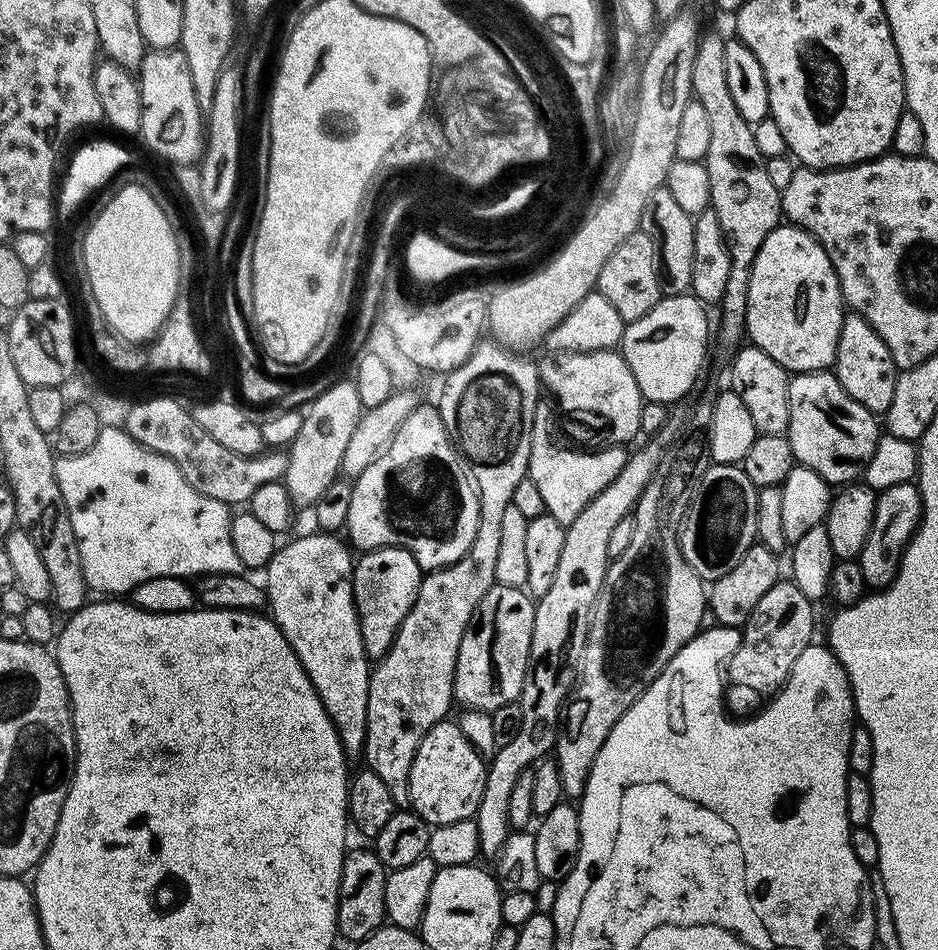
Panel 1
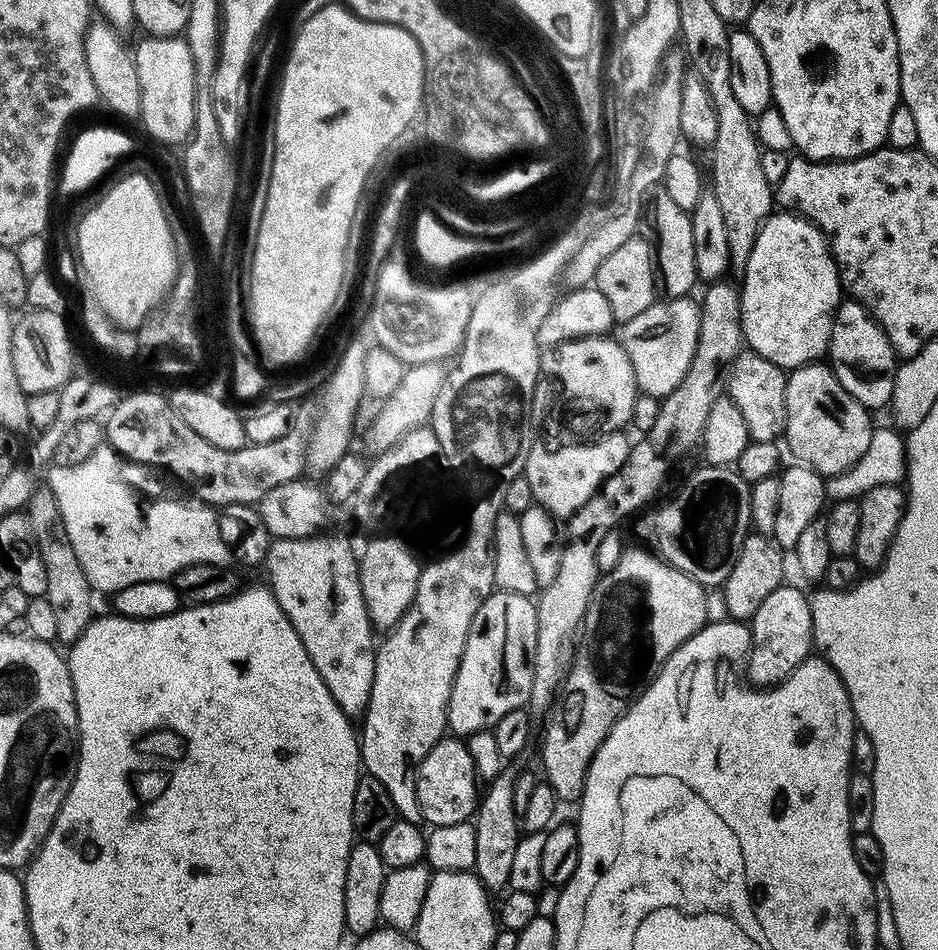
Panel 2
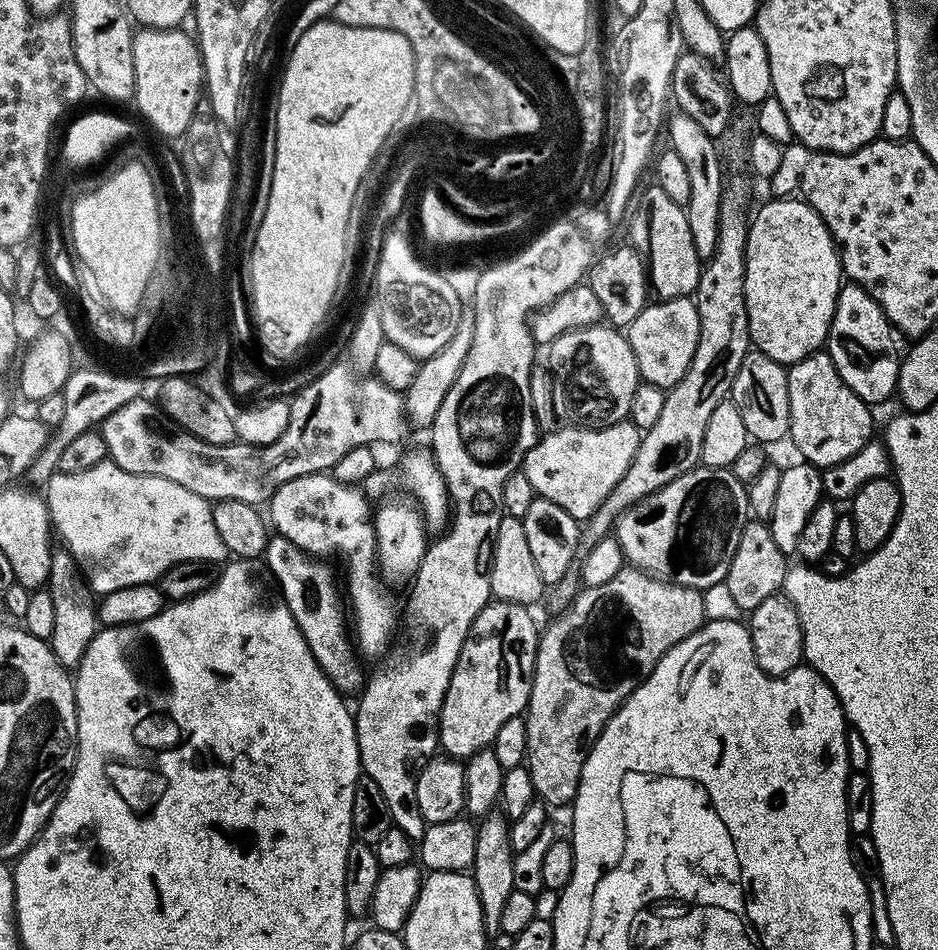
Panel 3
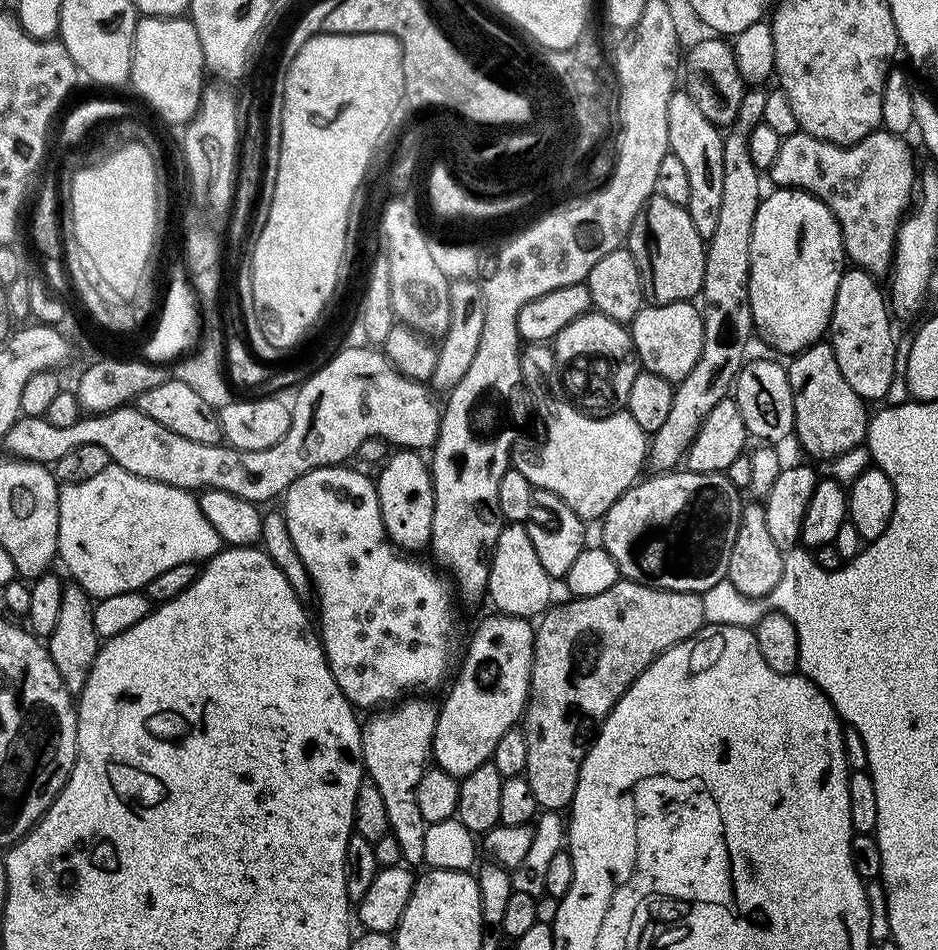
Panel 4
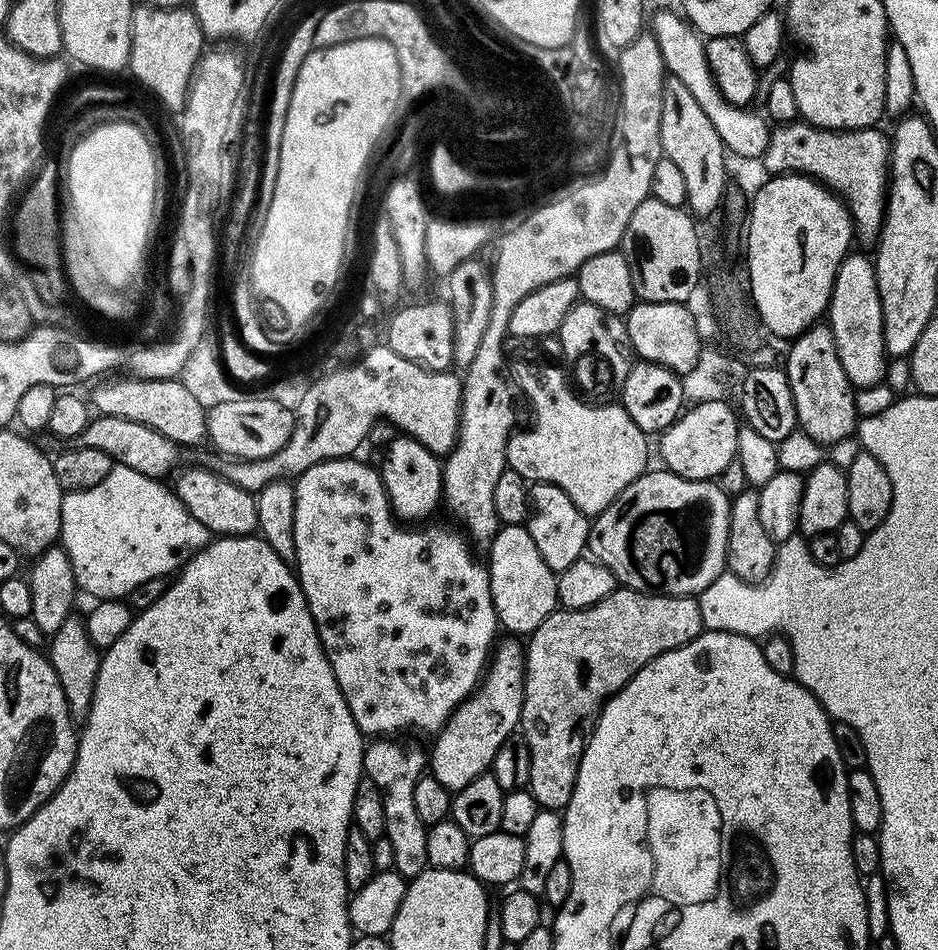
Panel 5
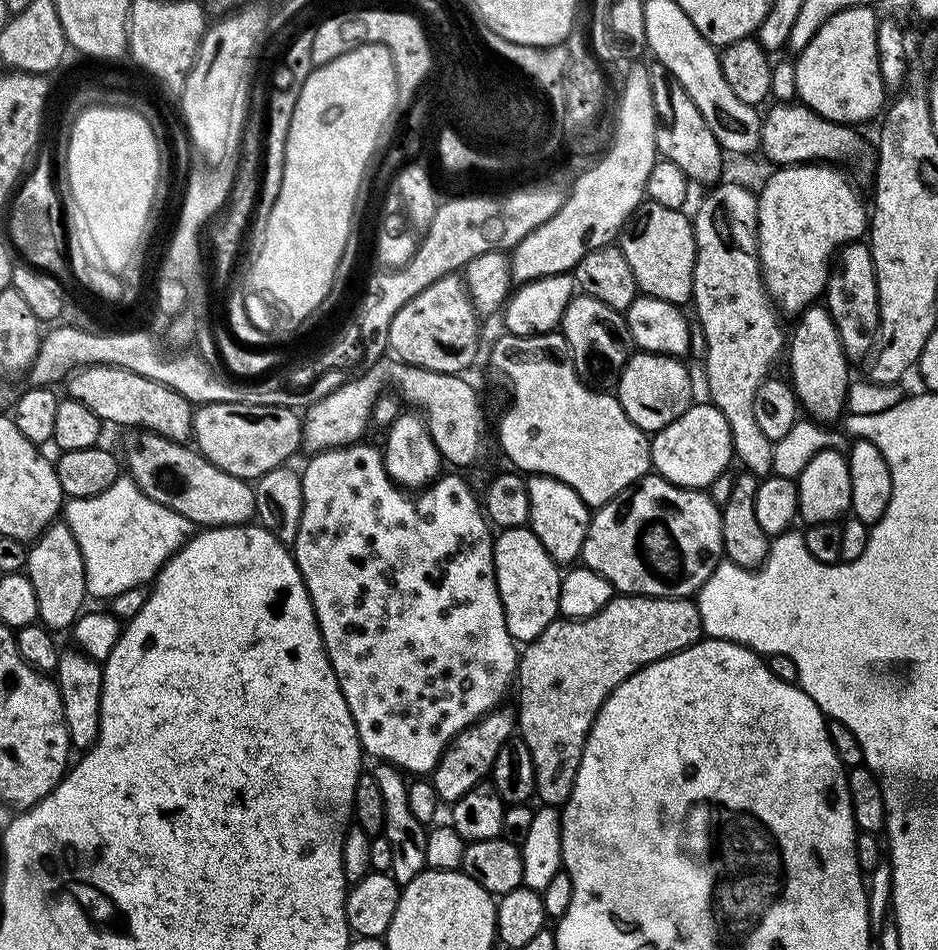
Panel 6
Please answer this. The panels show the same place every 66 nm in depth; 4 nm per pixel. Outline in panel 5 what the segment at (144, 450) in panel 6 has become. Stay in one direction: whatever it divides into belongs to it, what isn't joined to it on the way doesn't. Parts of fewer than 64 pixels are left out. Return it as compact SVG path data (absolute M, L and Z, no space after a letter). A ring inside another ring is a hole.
M188 468L175 477L174 491L179 500L208 528L209 533L222 536L251 536L258 529L258 506L253 493L234 486L219 471L208 468ZM181 475L181 476L180 476ZM180 476L180 477L179 477Z

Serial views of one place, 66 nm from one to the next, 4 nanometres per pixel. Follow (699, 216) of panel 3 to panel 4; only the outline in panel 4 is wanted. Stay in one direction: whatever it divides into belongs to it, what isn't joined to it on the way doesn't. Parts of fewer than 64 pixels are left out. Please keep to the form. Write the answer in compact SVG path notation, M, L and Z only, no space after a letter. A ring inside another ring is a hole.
M686 90L673 92L668 103L666 130L669 149L681 160L690 182L690 198L686 205L690 222L694 222L694 230L698 230L700 237L707 242L714 234L714 226L718 226L718 210L722 207L724 136L721 129L712 124L698 106L694 106Z

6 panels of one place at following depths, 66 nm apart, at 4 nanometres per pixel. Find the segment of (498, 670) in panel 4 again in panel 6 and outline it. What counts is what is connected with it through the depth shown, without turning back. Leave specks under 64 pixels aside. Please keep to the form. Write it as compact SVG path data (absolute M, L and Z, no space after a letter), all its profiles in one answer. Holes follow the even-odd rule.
M501 706L495 712L488 713L452 739L452 743L436 763L436 769L430 774L436 795L441 801L451 802L462 798L462 794L466 794L474 786L485 783L491 777L498 750L502 750L504 743L514 736L514 716L513 713L511 716L506 708Z

